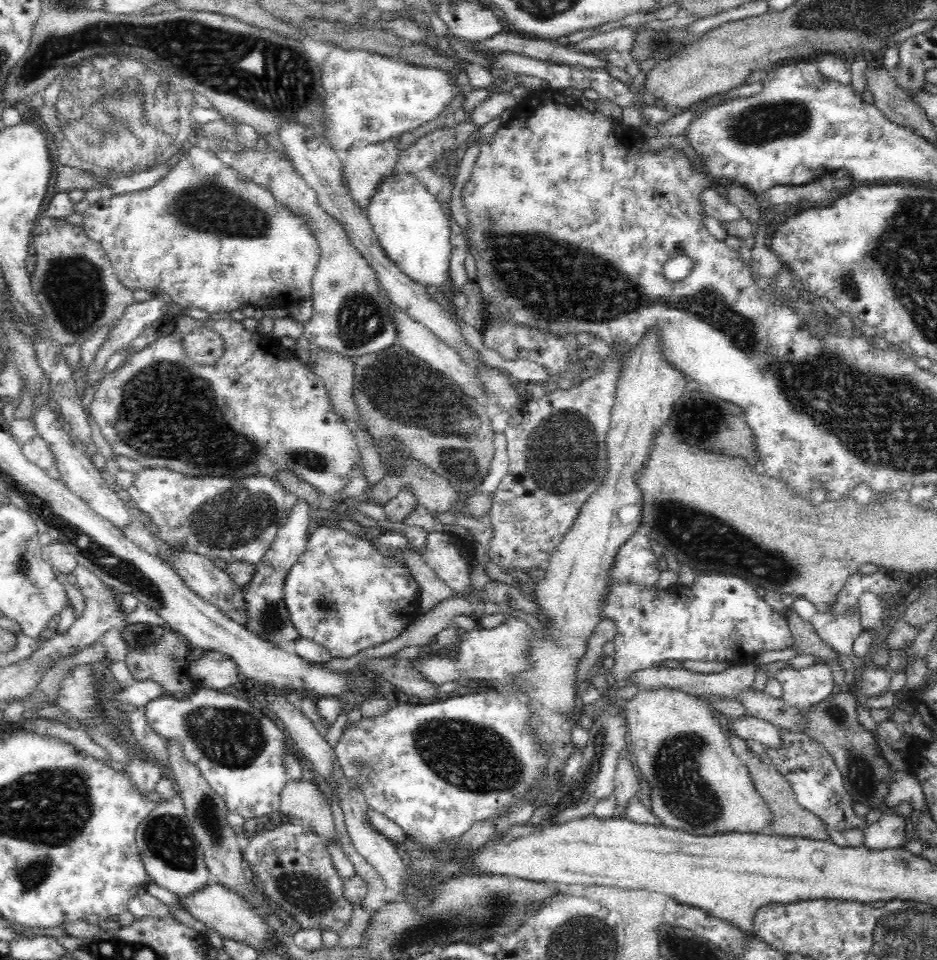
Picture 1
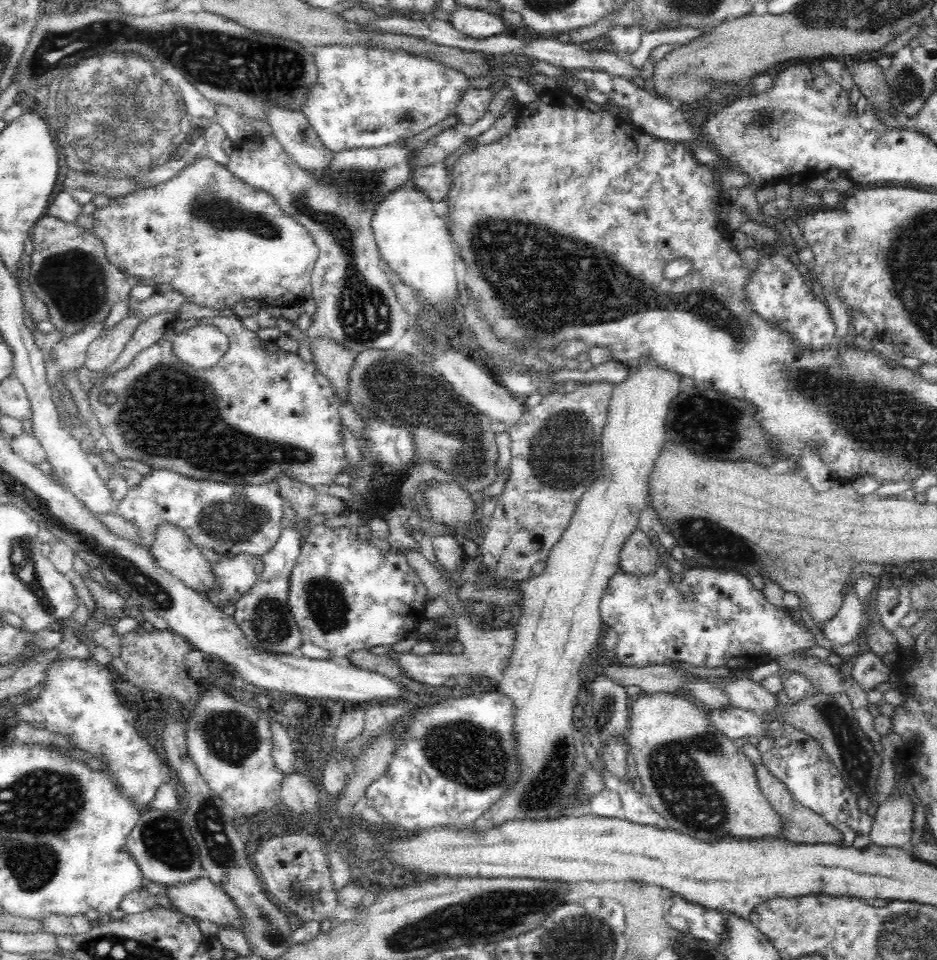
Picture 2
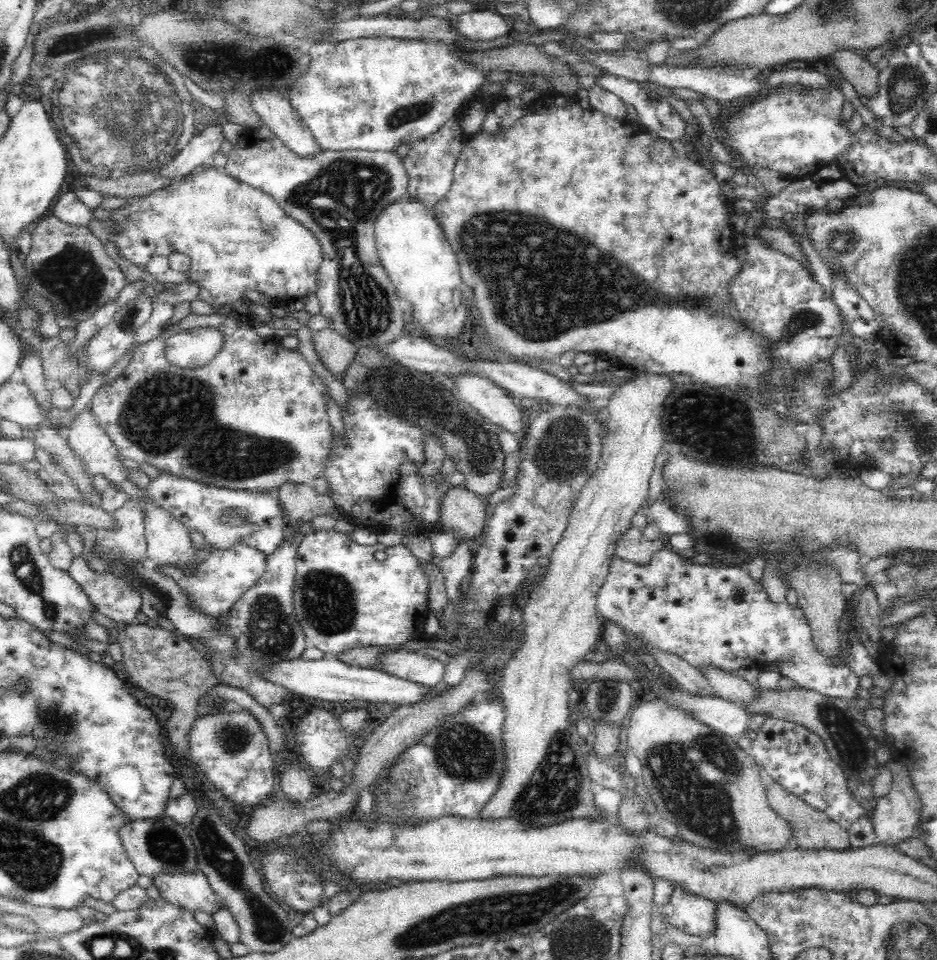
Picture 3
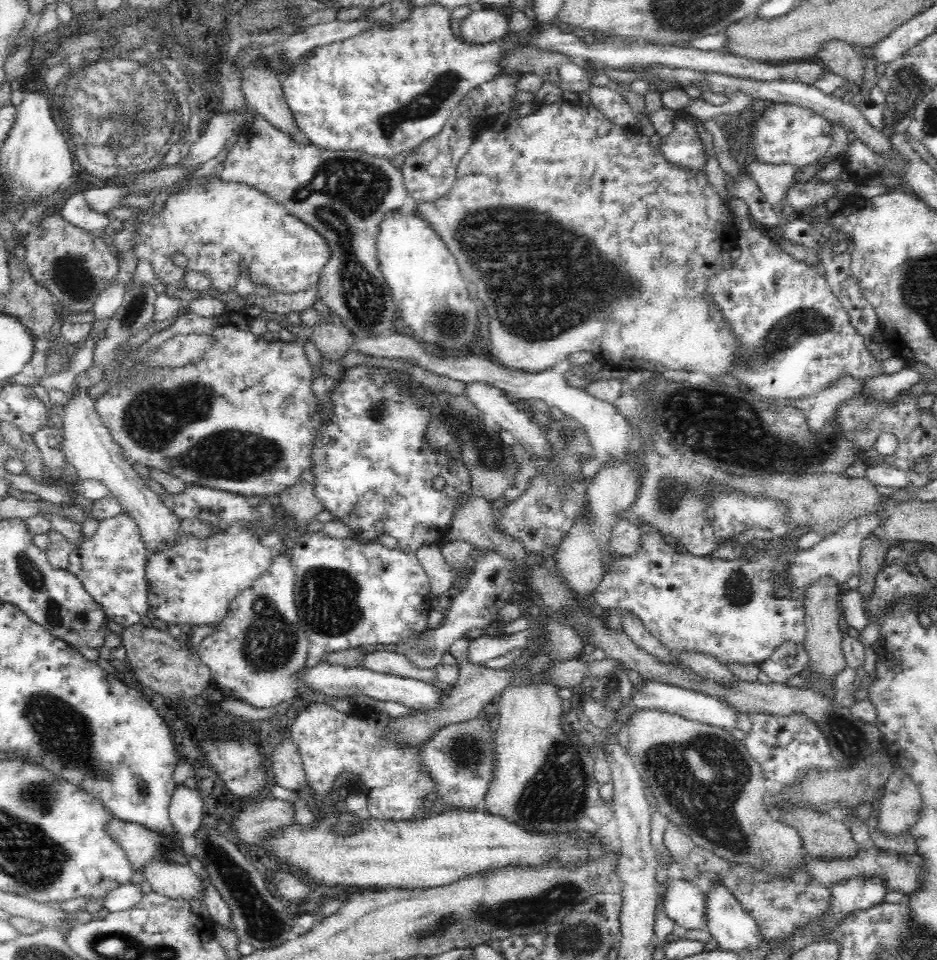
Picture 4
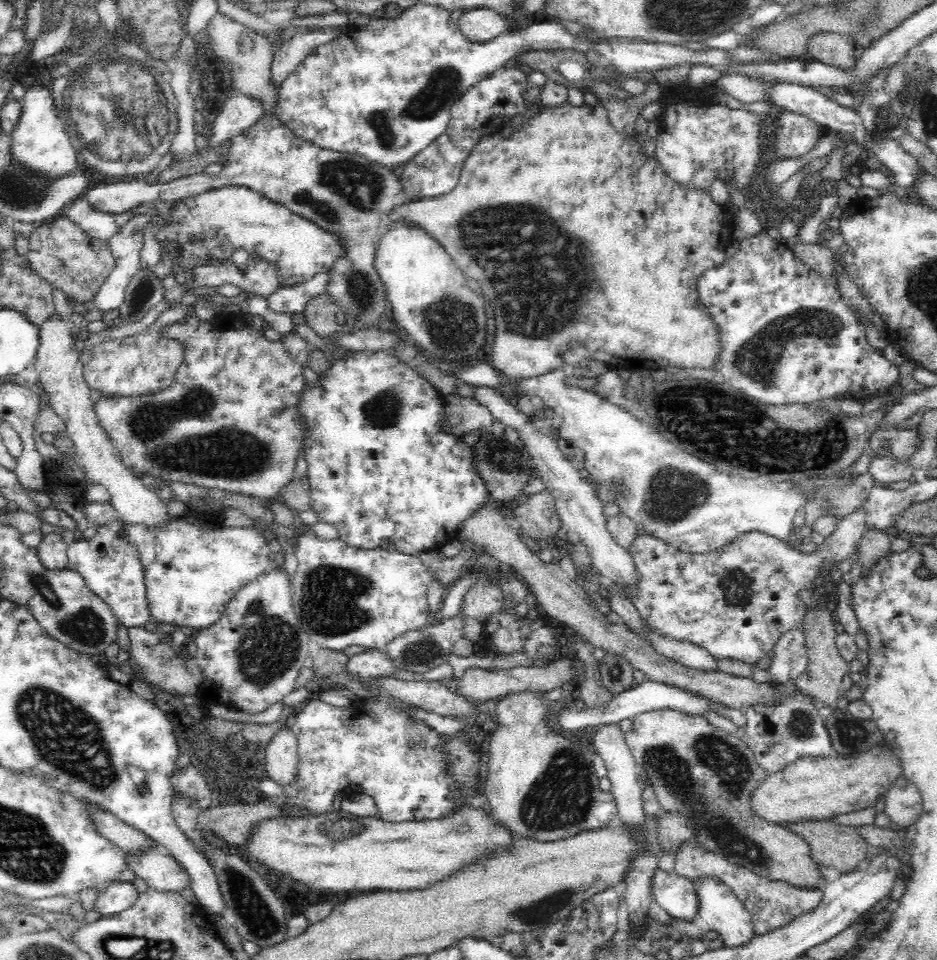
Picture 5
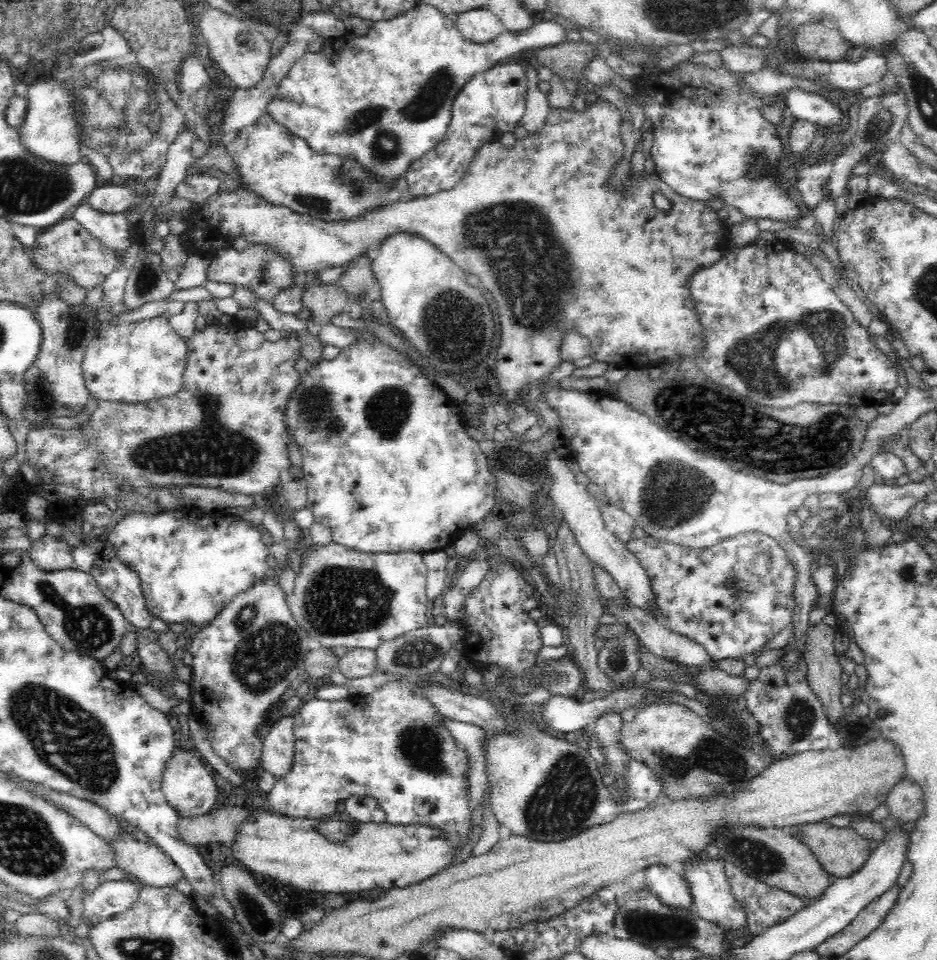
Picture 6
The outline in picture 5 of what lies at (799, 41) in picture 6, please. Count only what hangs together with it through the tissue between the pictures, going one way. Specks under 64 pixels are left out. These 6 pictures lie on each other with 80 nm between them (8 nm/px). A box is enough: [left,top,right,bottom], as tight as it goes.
[808,34,860,72]

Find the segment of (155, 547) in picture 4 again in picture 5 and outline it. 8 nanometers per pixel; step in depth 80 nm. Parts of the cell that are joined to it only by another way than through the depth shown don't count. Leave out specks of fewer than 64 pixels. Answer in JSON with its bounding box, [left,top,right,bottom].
[32,314,170,528]

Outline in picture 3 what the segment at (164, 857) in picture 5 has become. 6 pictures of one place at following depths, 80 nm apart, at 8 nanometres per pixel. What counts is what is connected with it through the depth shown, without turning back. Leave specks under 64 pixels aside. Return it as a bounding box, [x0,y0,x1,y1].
[153,873,226,914]

